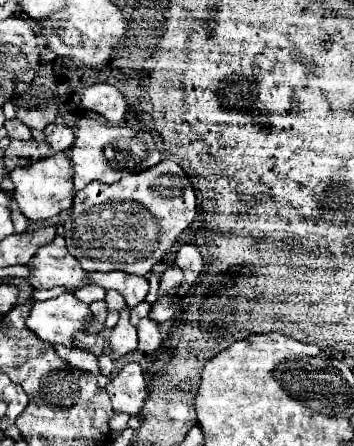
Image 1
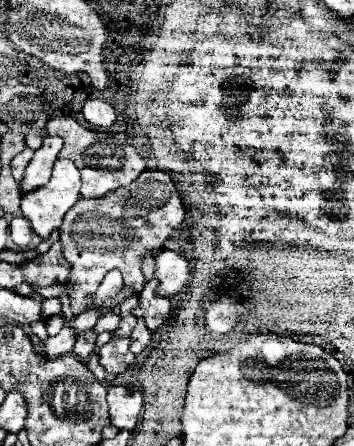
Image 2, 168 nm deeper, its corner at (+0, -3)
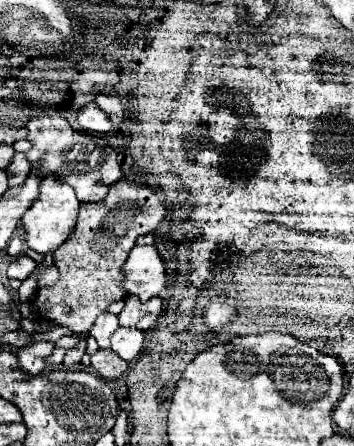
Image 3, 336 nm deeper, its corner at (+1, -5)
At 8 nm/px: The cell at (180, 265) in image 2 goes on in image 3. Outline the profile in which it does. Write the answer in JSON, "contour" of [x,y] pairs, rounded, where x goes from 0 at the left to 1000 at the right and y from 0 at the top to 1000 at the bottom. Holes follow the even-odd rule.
{"contour":[[[381,552],[347,592],[353,664],[387,664],[398,677],[444,664],[466,646],[466,596],[438,552]]]}

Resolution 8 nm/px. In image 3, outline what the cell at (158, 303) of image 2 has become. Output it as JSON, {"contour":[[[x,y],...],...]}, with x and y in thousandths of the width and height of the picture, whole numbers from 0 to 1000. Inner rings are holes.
{"contour":[[[381,664],[353,668],[353,691],[336,704],[336,731],[370,731],[415,744],[427,731],[444,726],[444,713],[455,709],[455,673],[415,673],[410,682],[393,677]]]}

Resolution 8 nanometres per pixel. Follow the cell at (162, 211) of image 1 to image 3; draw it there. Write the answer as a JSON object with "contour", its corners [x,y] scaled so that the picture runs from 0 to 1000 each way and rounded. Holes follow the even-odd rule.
{"contour":[[[353,404],[314,413],[314,426],[291,448],[229,457],[206,529],[150,565],[167,628],[144,646],[105,646],[88,668],[105,713],[161,731],[189,731],[212,749],[251,744],[274,709],[297,700],[314,677],[347,668],[342,596],[347,583],[359,583],[364,561],[381,552],[387,529],[449,511],[466,480],[472,466],[449,426],[364,413]]]}

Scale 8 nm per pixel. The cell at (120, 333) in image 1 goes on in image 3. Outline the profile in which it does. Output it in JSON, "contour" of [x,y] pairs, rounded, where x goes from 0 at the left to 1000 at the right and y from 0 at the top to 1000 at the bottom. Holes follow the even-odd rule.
{"contour":[[[274,785],[257,794],[257,825],[297,852],[331,852],[359,834],[364,816],[319,785]]]}

